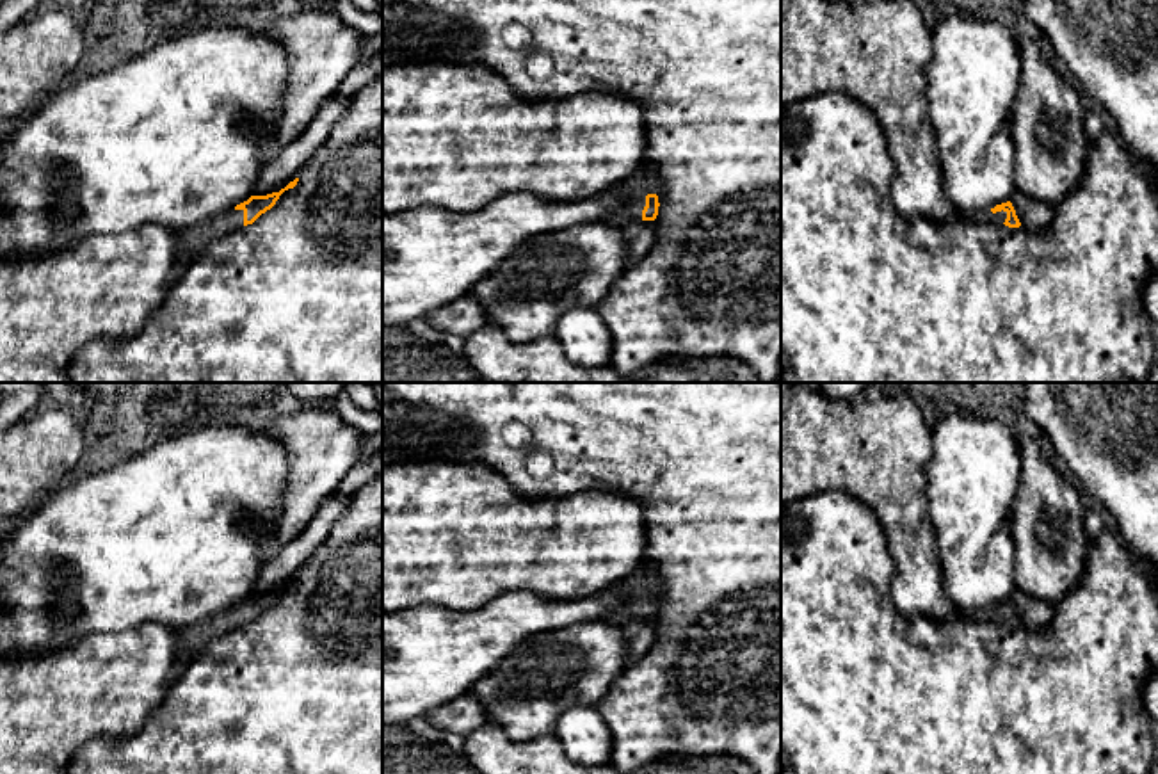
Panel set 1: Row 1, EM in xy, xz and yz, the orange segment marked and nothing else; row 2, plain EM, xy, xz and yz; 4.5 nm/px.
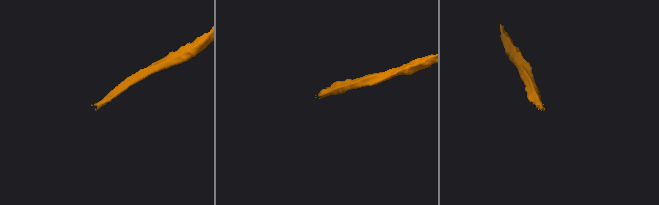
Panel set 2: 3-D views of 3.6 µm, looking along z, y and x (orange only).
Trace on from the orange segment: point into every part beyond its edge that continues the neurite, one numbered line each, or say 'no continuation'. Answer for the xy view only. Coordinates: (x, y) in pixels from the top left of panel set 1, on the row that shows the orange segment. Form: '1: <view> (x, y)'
1: xy (192, 242)

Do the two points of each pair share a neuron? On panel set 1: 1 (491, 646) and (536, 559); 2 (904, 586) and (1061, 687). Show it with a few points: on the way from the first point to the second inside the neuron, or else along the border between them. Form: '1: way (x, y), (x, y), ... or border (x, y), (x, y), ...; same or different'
1: border (561, 598), (502, 591), (481, 605); different
2: border (959, 612), (941, 620), (908, 616); different

